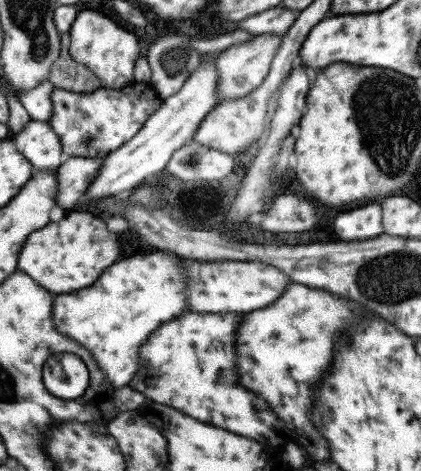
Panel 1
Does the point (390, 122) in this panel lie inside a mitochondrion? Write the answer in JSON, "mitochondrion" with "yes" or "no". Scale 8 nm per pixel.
{"mitochondrion":"yes"}

